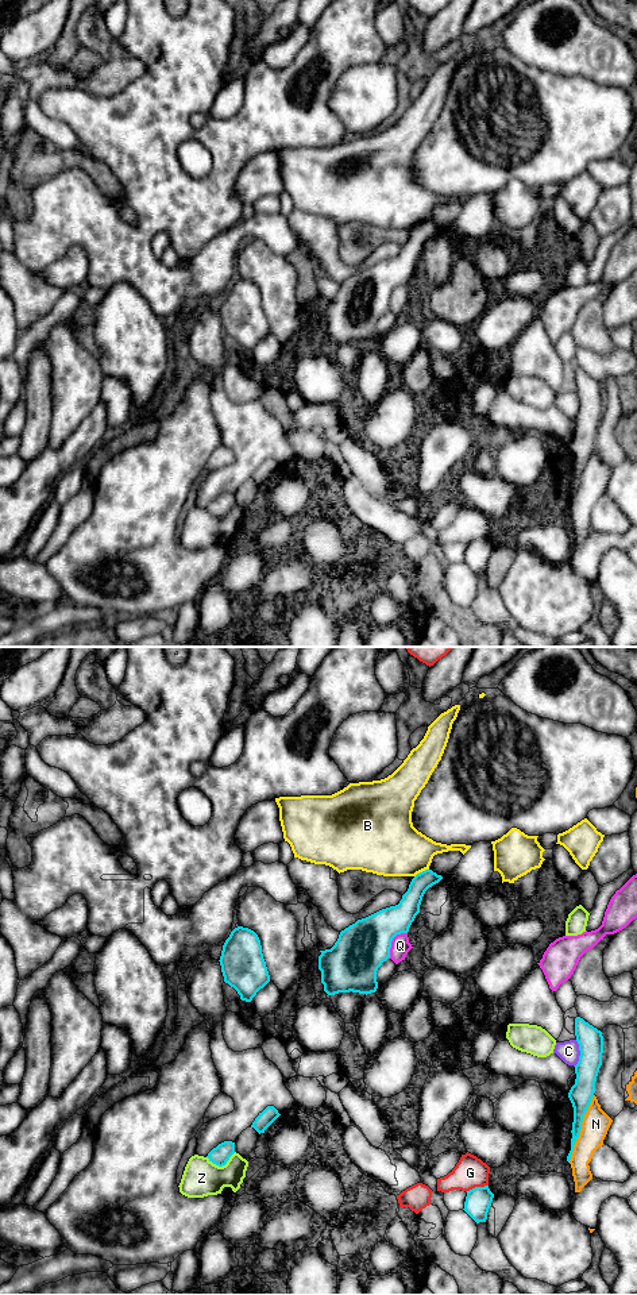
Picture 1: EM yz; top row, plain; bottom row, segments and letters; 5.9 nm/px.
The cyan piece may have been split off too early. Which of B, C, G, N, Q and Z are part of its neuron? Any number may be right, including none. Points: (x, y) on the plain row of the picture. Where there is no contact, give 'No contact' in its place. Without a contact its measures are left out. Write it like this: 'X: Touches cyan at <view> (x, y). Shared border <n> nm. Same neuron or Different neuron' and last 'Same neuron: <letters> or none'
B: Touches cyan at yz (423, 223). Shared border 100 nm. Different neuron
C: Touches cyan at yz (580, 405). Shared border 160 nm. Different neuron
G: Touches cyan at yz (477, 539). Shared border 140 nm. Different neuron
N: Touches cyan at yz (580, 480). Shared border 420 nm. Different neuron
Q: Touches cyan at yz (392, 292). Shared border 200 nm. Different neuron
Z: Touches cyan at yz (222, 517). Shared border 180 nm. Different neuron
Same neuron: none

